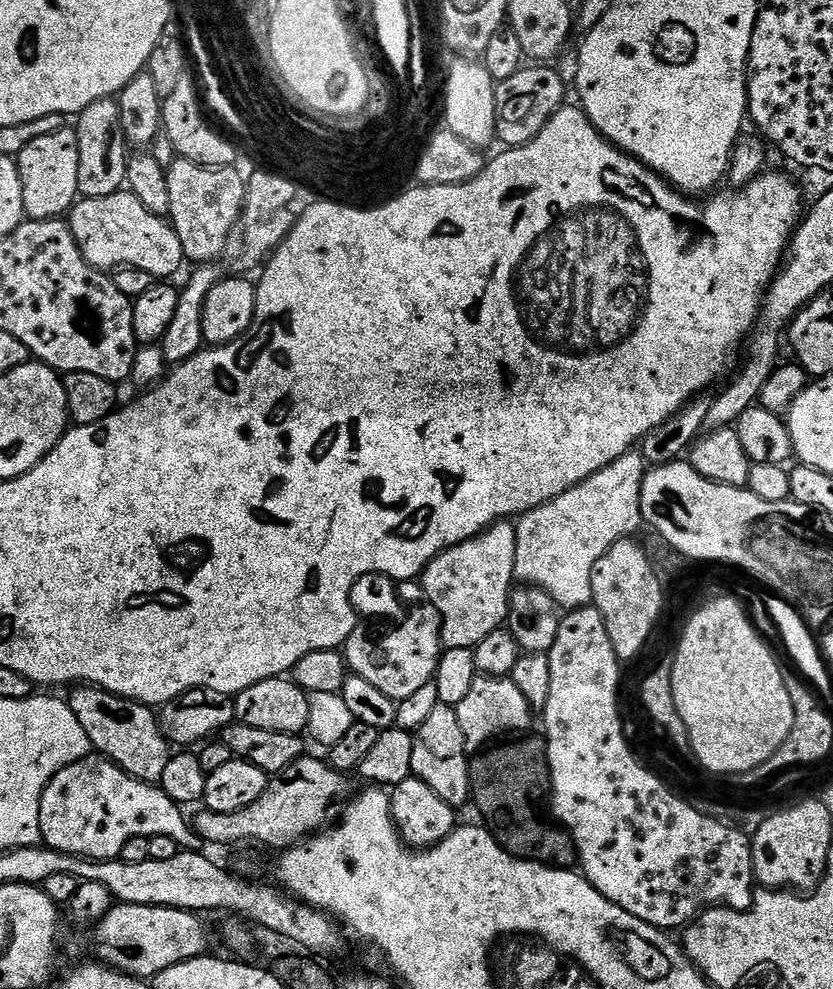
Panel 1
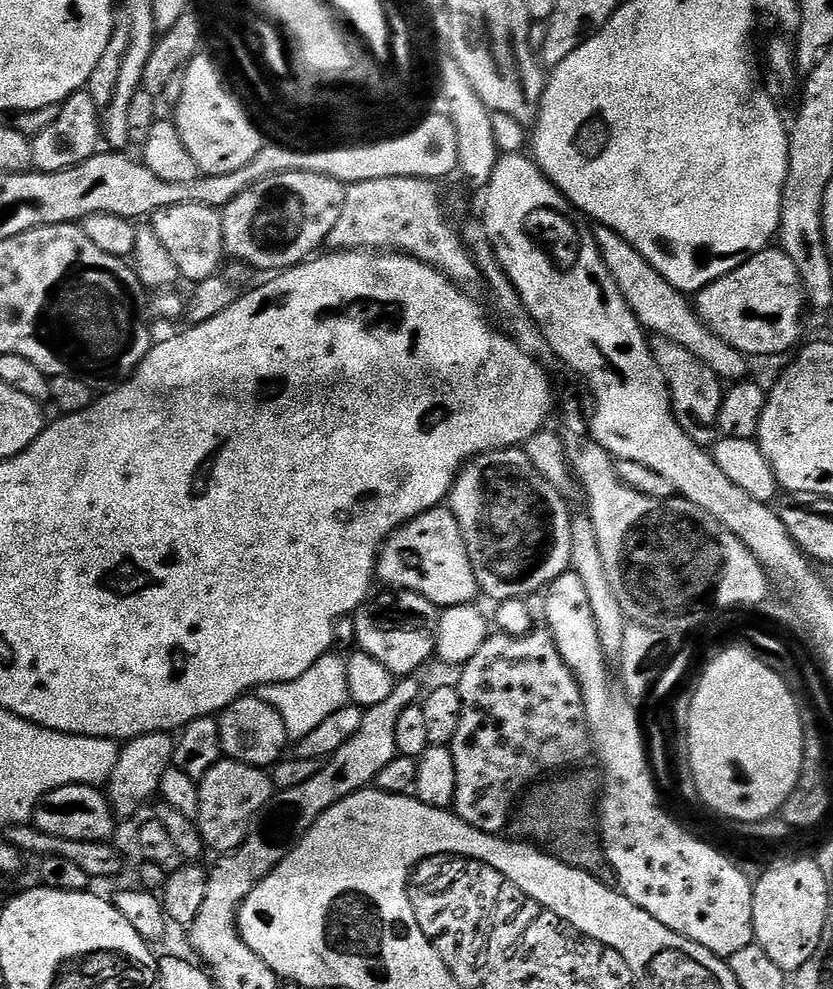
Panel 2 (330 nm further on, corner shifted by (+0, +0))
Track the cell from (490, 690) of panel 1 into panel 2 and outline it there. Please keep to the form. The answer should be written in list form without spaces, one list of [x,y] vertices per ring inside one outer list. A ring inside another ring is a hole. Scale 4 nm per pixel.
[[[533,630],[525,636],[508,636],[505,632],[497,631],[495,634],[489,635],[486,642],[482,642],[478,654],[474,654],[474,658],[470,658],[470,662],[466,662],[459,669],[459,672],[460,681],[458,681],[458,687],[462,698],[462,722],[458,722],[458,734],[454,734],[450,745],[454,760],[454,770],[457,774],[454,811],[470,826],[474,826],[483,832],[500,834],[509,827],[514,805],[525,789],[549,774],[556,774],[561,770],[568,770],[573,766],[579,765],[584,762],[579,762],[579,760],[586,759],[593,751],[592,734],[588,731],[588,719],[586,718],[586,706],[584,705],[584,691],[580,689],[580,681],[576,673],[572,671],[570,666],[566,666],[562,654],[558,654],[558,646],[554,642],[551,632],[547,630],[541,630],[541,632]]]

